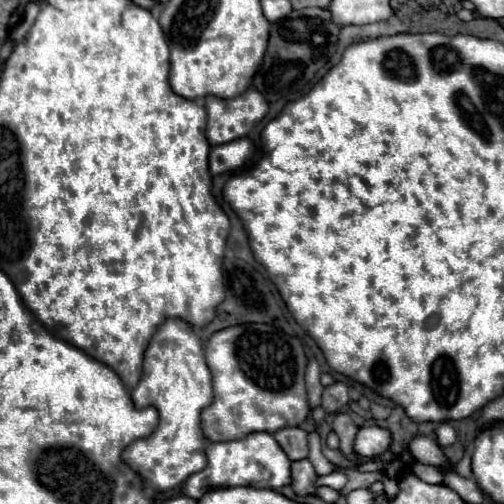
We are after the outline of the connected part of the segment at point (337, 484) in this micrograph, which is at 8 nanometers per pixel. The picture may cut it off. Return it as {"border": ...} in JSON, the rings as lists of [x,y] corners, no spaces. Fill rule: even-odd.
{"border":[[[335,471],[331,475],[325,475],[325,477],[319,477],[317,479],[317,485],[327,485],[327,487],[333,487],[337,491],[341,491],[345,485],[347,485],[347,475],[343,471]]]}

